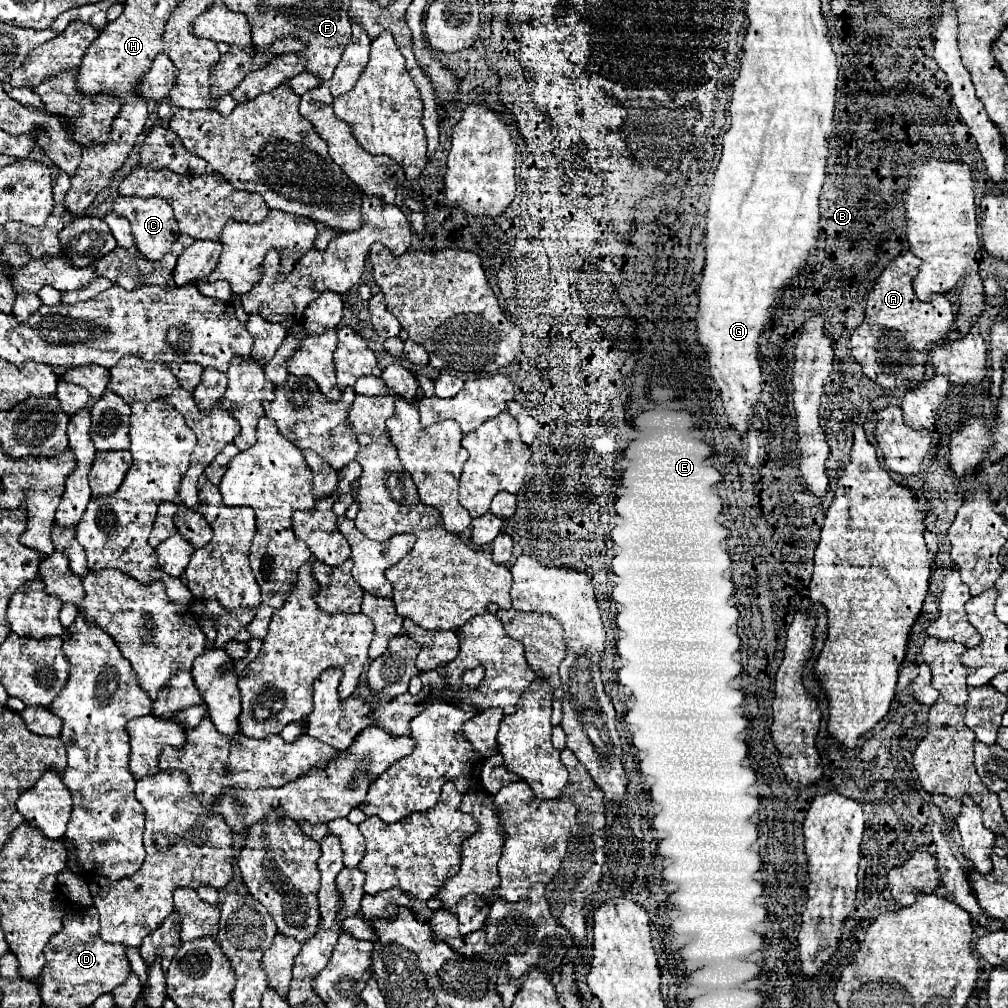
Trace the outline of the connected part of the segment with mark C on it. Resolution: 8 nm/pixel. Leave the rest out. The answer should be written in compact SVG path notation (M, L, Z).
M118 196L116 202L114 202L114 212L118 216L124 216L128 218L128 222L132 224L132 236L136 240L136 246L140 250L140 254L146 258L146 260L160 260L160 256L164 256L172 242L178 240L180 232L178 232L178 224L174 220L174 214L172 214L172 206L166 202L166 200L160 200L160 198L124 198L124 196Z

